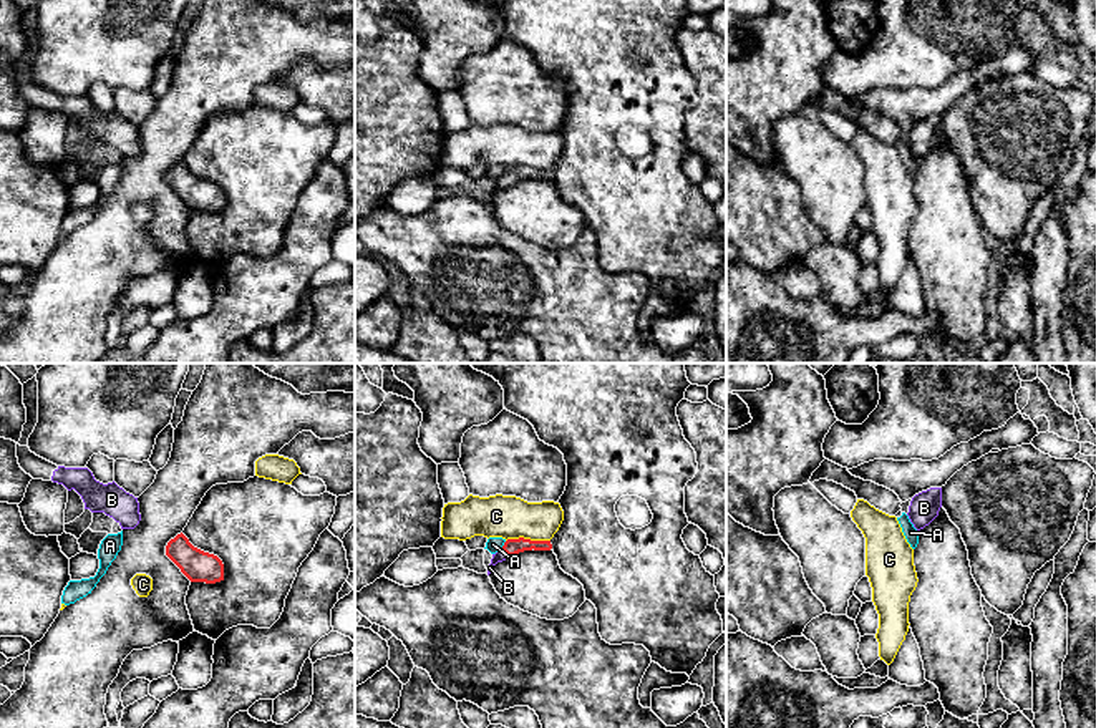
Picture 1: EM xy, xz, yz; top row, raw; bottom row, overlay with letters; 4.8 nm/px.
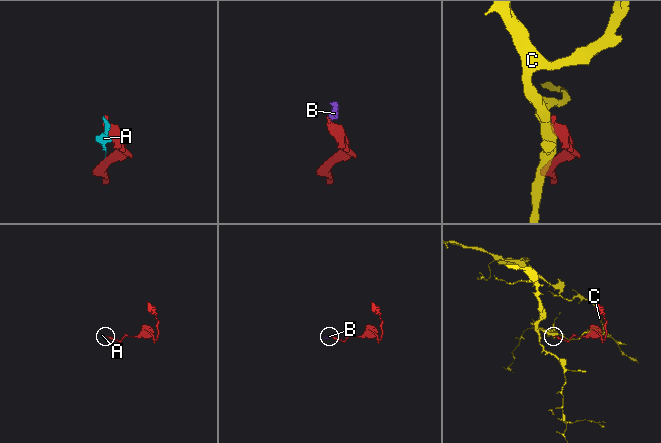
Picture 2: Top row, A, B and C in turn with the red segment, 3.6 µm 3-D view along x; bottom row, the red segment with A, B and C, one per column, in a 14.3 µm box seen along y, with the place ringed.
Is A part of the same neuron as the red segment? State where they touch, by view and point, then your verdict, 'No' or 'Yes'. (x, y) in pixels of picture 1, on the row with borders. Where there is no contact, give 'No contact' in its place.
Touches red at xz (503, 546). No

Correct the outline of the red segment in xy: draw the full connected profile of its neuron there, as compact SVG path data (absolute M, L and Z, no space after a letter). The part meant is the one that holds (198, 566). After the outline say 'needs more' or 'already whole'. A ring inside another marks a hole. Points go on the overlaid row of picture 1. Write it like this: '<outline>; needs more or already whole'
M182 532L167 542L166 556L191 582L216 584L224 580L222 561L194 547Z; already whole

